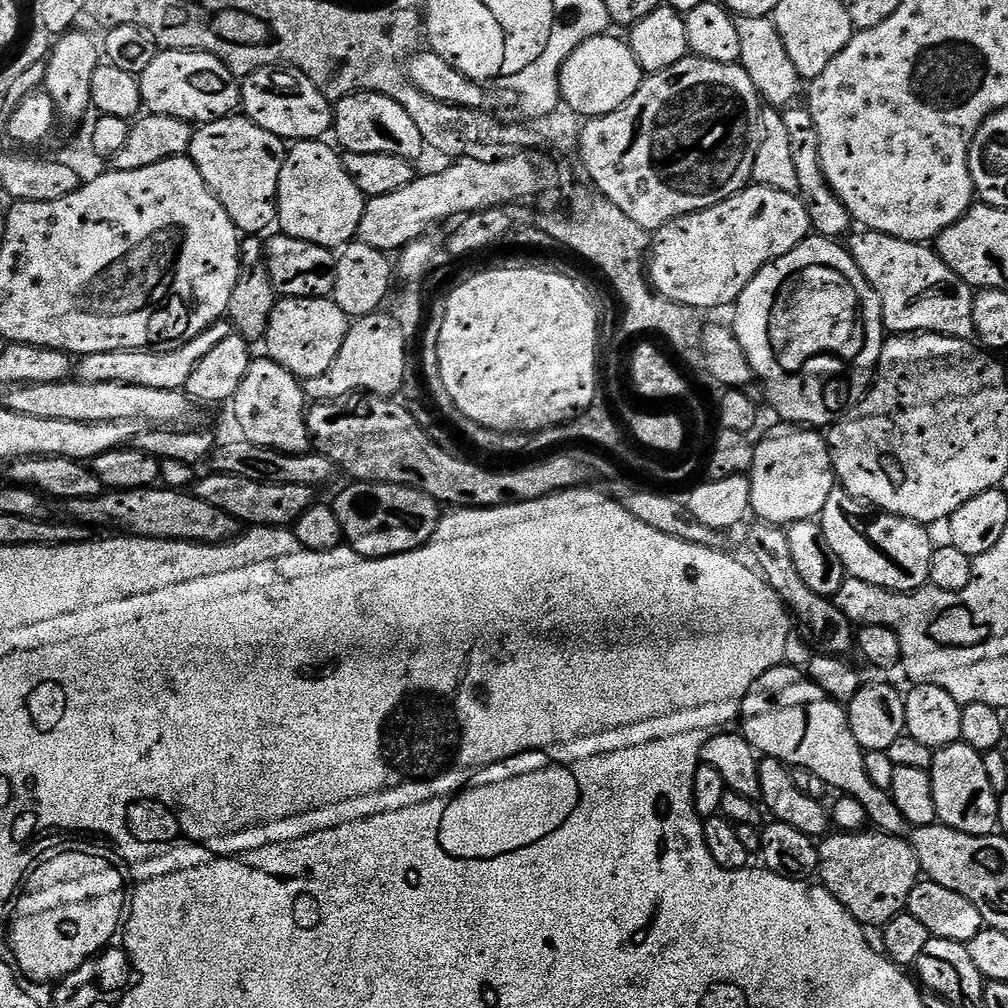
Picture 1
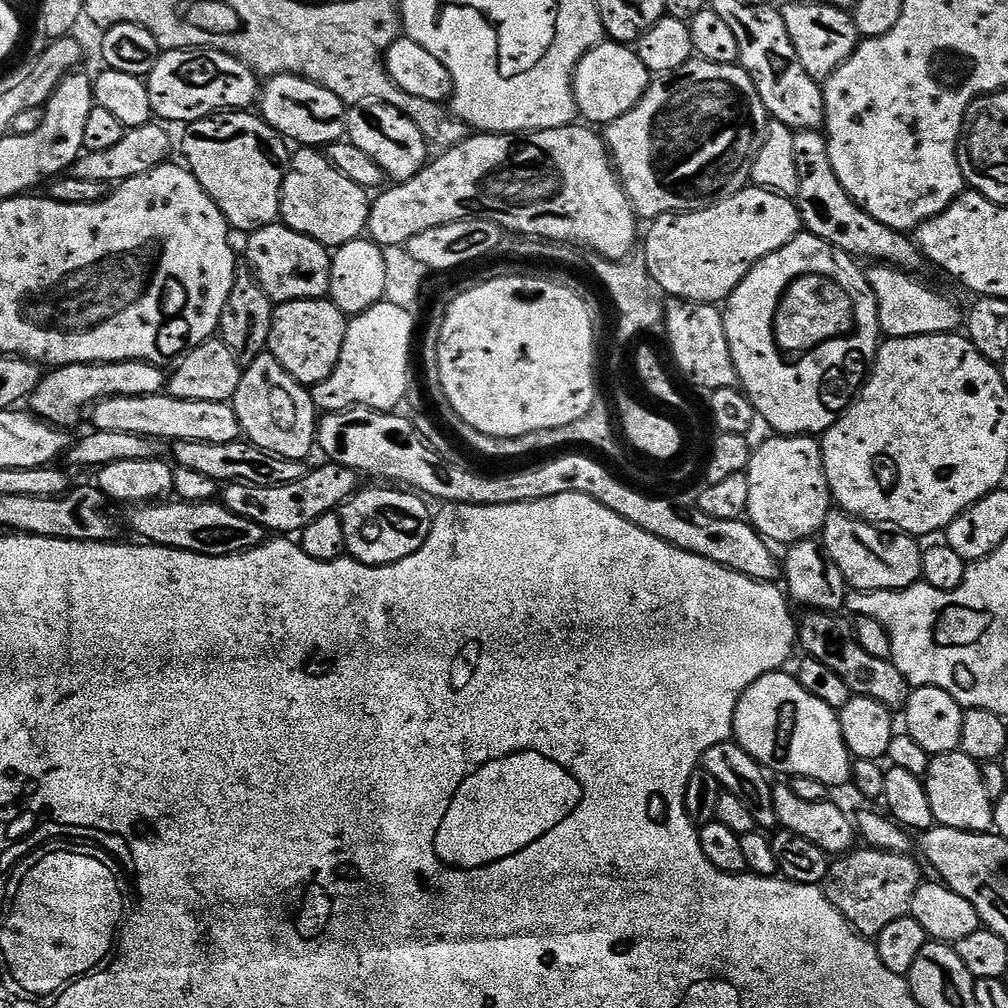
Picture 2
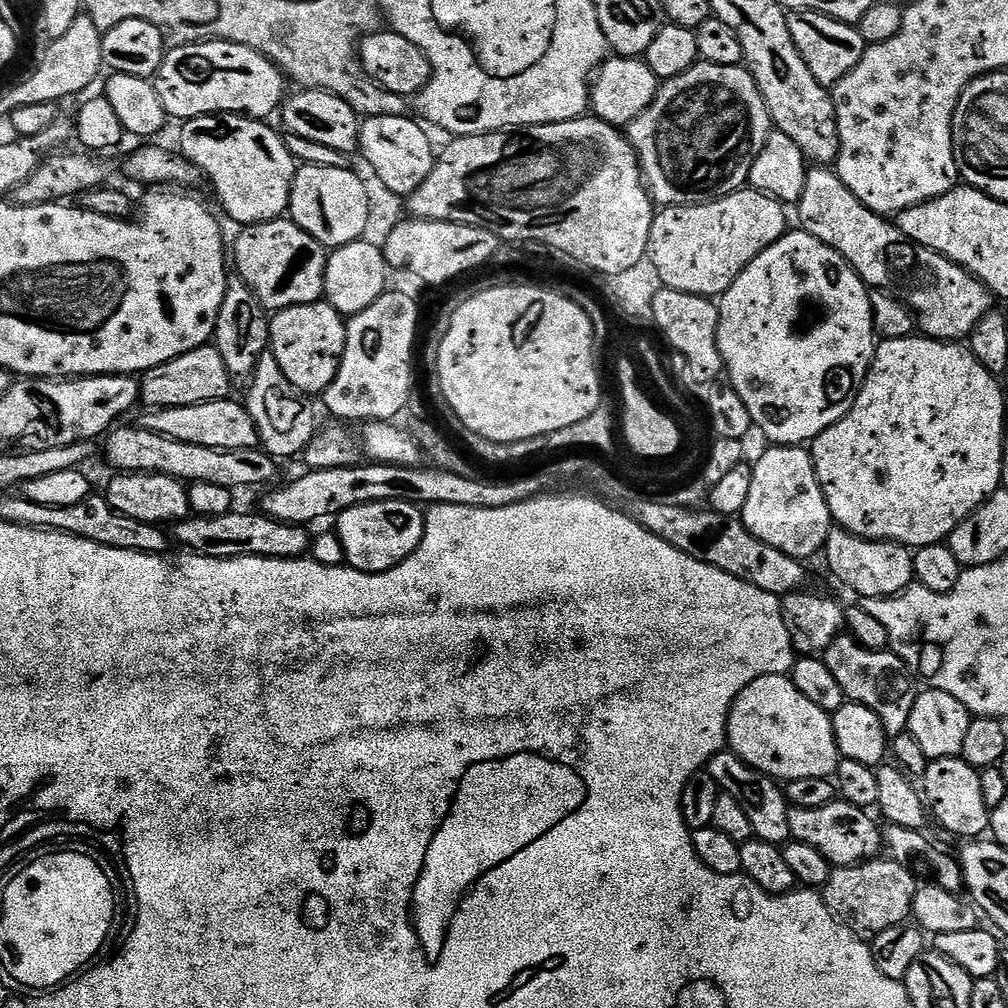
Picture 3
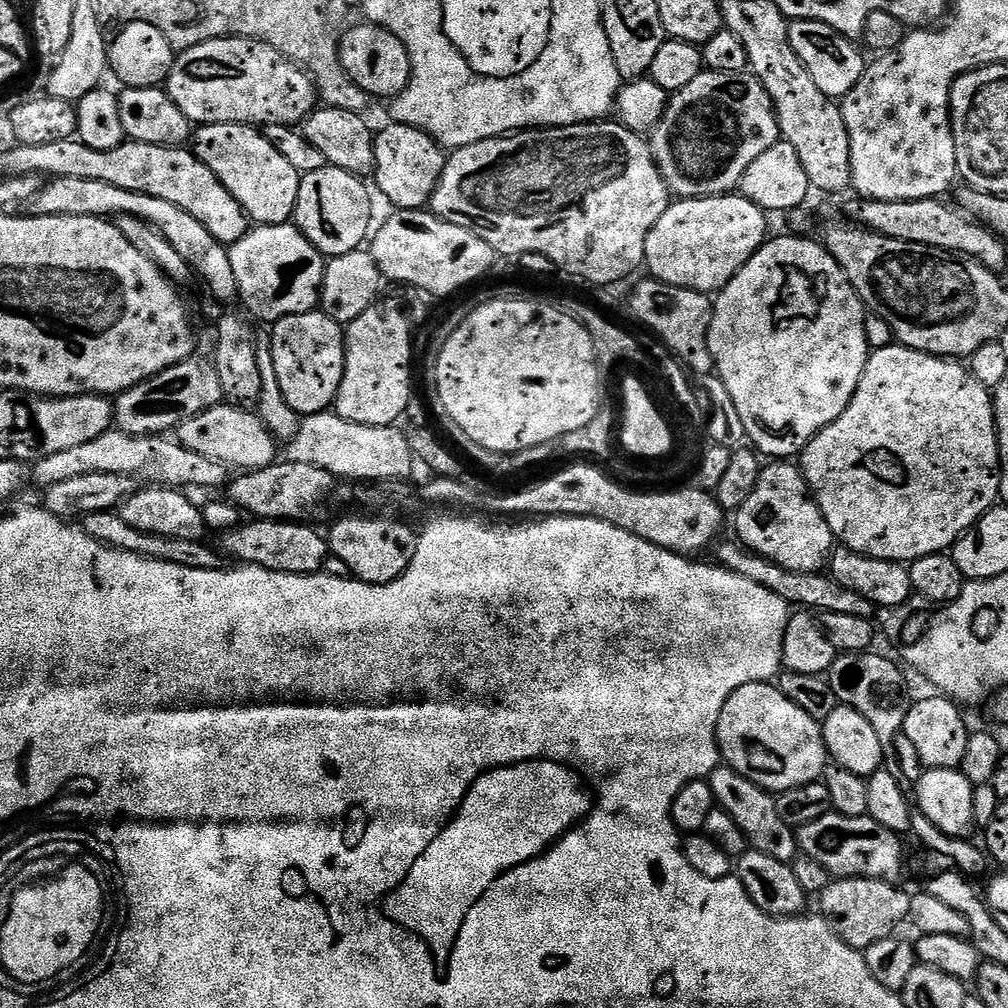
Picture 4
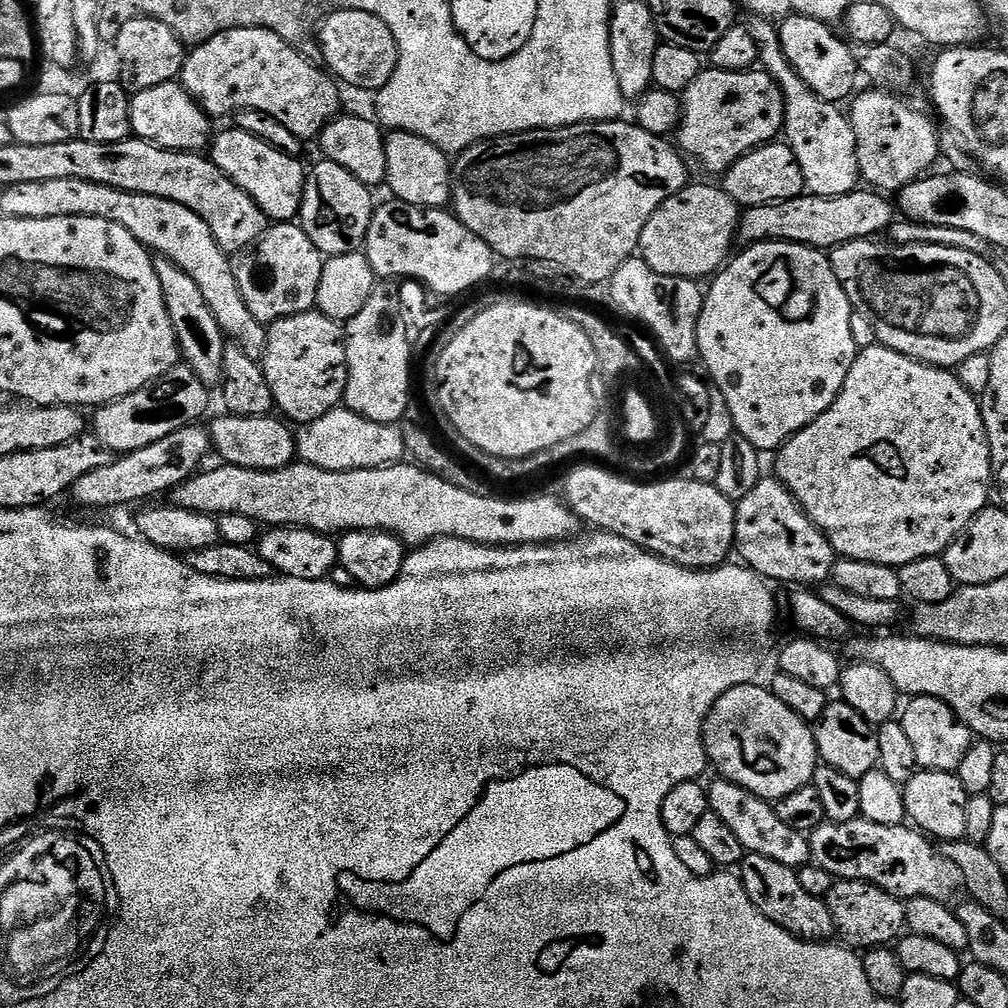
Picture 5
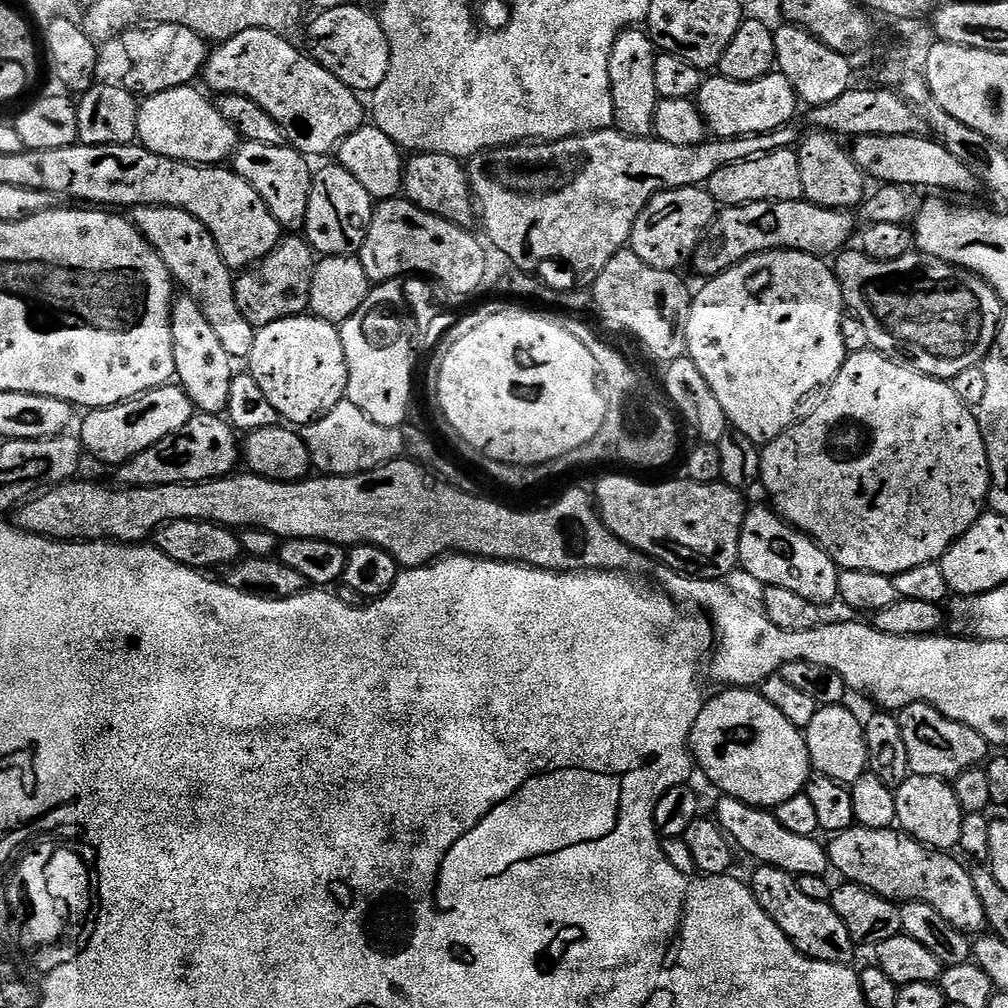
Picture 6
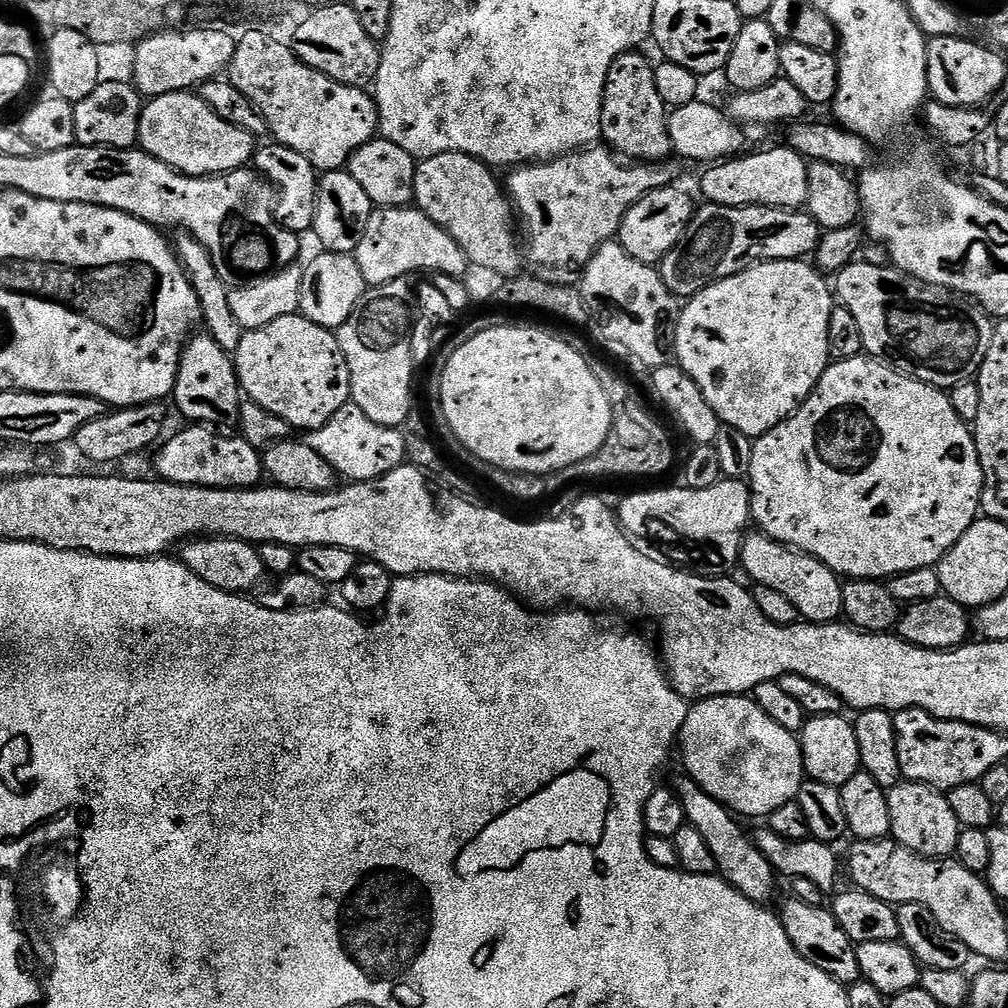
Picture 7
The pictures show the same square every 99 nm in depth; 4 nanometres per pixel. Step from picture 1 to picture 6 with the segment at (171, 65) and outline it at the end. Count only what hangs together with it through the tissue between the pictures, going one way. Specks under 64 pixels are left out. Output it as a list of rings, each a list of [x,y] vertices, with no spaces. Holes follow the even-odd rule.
[[[265,28],[246,30],[234,38],[217,43],[209,51],[208,61],[204,63],[202,80],[213,88],[213,93],[233,92],[258,102],[258,106],[262,106],[262,110],[266,110],[266,114],[270,114],[270,118],[278,122],[278,126],[284,132],[285,141],[302,155],[315,158],[324,156],[327,152],[335,153],[340,143],[350,138],[350,134],[354,134],[354,130],[365,127],[365,101],[363,104],[360,101],[363,99],[357,93],[338,78],[334,78],[334,74],[330,74],[330,70],[323,68],[317,60],[313,60],[311,55],[303,51],[300,53],[290,41],[291,39]]]

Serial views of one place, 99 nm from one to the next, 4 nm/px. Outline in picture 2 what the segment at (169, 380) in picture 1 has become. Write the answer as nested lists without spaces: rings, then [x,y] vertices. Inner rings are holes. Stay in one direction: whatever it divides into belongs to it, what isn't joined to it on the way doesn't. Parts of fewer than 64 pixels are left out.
[[[141,360],[126,362],[110,362],[109,364],[71,364],[45,371],[40,378],[40,384],[30,397],[31,411],[39,419],[65,430],[71,429],[71,424],[80,420],[80,415],[87,413],[93,404],[106,400],[109,396],[159,396],[166,388],[166,372],[161,365],[147,364]]]

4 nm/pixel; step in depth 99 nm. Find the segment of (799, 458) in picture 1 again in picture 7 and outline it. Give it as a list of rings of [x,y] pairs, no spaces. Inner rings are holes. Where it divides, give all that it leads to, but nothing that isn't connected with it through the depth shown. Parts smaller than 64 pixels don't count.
[[[756,530],[744,537],[744,545],[740,548],[740,564],[753,578],[755,585],[771,586],[774,591],[783,594],[793,604],[794,610],[798,610],[801,621],[834,624],[844,616],[844,584],[841,577],[818,562],[818,558],[787,548]]]

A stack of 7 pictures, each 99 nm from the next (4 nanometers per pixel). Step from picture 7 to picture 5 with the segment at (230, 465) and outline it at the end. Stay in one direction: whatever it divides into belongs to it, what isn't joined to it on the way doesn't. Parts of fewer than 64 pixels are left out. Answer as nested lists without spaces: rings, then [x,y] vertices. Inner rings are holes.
[[[204,426],[174,430],[174,434],[166,434],[166,438],[142,450],[117,455],[111,464],[98,466],[98,470],[90,470],[90,474],[82,474],[70,489],[70,496],[84,508],[120,508],[147,496],[160,496],[164,491],[165,495],[201,471],[203,464],[200,463],[207,458],[208,452],[210,456],[213,451],[209,429],[200,427]]]

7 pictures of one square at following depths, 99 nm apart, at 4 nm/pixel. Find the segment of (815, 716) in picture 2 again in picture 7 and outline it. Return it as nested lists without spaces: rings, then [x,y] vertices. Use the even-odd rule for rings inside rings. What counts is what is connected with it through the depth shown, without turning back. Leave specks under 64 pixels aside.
[[[748,694],[742,696],[715,696],[709,700],[695,701],[689,707],[688,717],[680,731],[678,752],[684,755],[683,771],[691,776],[692,781],[698,786],[702,786],[702,790],[707,796],[714,798],[720,804],[723,804],[729,812],[740,818],[745,818],[744,816],[760,816],[760,818],[766,818],[770,814],[774,814],[774,810],[778,810],[778,806],[786,806],[786,802],[796,799],[796,796],[800,792],[800,787],[802,787],[806,779],[804,775],[804,759],[802,758],[802,750],[800,749],[797,733],[791,732],[790,730],[782,730],[782,726],[778,726],[778,722],[770,719],[762,711],[762,706],[758,706],[751,695]]]

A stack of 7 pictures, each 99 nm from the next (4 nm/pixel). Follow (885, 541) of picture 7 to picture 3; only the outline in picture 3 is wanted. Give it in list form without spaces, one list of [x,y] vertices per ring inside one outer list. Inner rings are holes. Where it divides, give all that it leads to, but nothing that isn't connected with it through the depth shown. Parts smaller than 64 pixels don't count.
[[[913,334],[897,340],[881,339],[876,346],[876,356],[866,374],[860,393],[851,410],[834,426],[811,441],[810,451],[826,506],[830,506],[833,521],[847,532],[853,532],[867,540],[891,540],[893,544],[903,544],[909,550],[925,548],[931,544],[947,541],[948,536],[975,508],[980,508],[1001,487],[1002,458],[1004,448],[1004,392],[1000,389],[1001,381],[991,376],[974,358],[972,349],[960,342],[933,340],[923,334]]]

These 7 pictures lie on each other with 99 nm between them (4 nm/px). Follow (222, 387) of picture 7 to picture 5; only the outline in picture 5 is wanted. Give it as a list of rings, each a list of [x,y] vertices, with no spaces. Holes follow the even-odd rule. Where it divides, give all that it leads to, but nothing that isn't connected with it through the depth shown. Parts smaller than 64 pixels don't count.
[[[152,256],[154,274],[158,274],[158,286],[162,286],[162,298],[166,302],[166,310],[170,314],[170,326],[174,326],[176,345],[180,348],[183,363],[203,384],[219,385],[224,379],[224,346],[226,337],[210,306],[206,306],[206,298],[202,298],[202,290],[191,281],[184,270],[178,270],[174,262],[165,256]]]

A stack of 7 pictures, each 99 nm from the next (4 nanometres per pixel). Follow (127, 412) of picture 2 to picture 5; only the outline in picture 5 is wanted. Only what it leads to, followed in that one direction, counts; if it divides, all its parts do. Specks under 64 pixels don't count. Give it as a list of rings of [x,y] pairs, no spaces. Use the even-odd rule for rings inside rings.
[[[221,414],[213,424],[210,424],[215,455],[220,455],[219,459],[223,463],[263,472],[277,472],[279,468],[293,463],[297,459],[293,429],[283,419],[280,419],[281,421],[276,419],[275,415],[262,418],[242,418]]]

